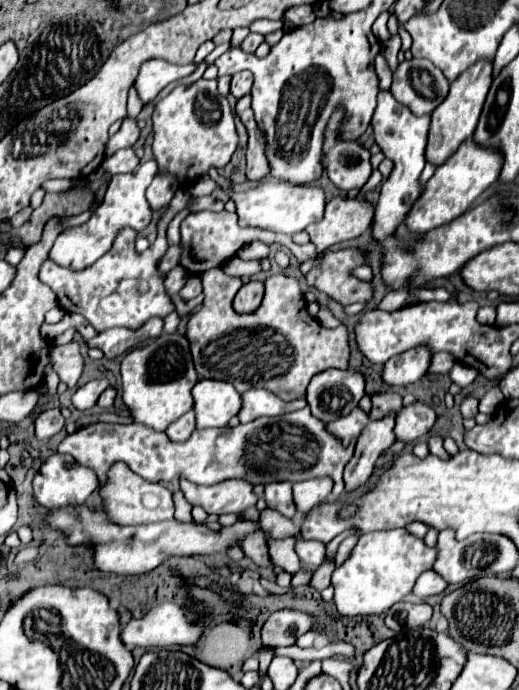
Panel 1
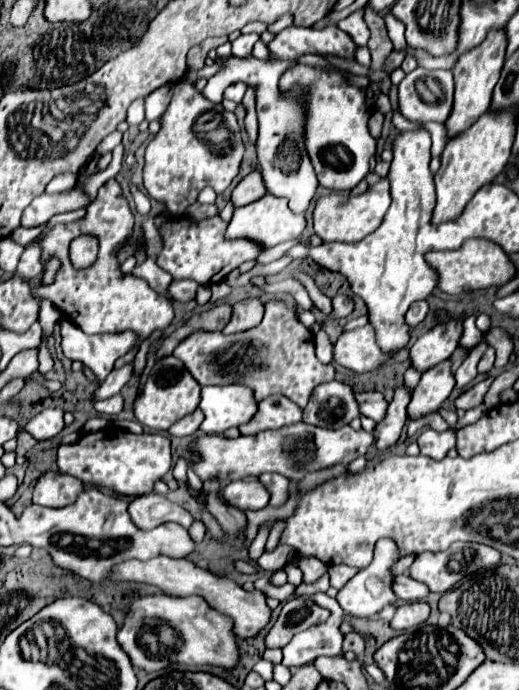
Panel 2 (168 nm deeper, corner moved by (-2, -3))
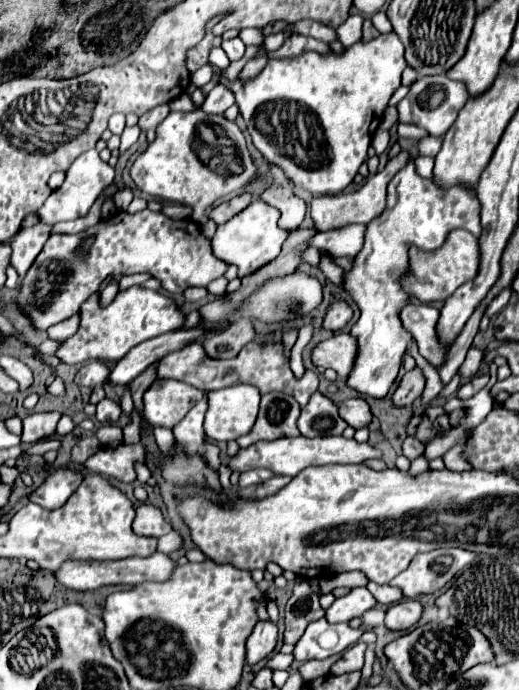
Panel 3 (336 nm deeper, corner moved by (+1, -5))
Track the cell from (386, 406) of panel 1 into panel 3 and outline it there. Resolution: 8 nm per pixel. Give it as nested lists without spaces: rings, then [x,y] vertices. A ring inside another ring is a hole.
[[[358,397],[358,399],[346,399],[346,401],[338,403],[338,413],[354,429],[366,427],[370,423],[370,419],[372,419],[370,405],[362,397]]]

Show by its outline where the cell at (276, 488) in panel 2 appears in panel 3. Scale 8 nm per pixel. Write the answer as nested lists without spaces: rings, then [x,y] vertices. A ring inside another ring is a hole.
[[[252,469],[252,471],[246,471],[246,473],[240,473],[240,489],[242,487],[248,487],[248,485],[256,485],[256,483],[262,483],[266,479],[270,479],[274,473],[270,469]]]

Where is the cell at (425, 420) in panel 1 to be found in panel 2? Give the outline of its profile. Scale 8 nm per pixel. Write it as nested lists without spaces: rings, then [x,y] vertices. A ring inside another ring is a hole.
[[[443,361],[435,367],[431,367],[429,371],[425,371],[421,375],[421,381],[417,385],[417,389],[411,395],[411,403],[409,403],[409,419],[423,419],[425,415],[439,411],[441,403],[449,397],[449,393],[455,387],[455,379],[451,375],[451,365],[449,361]]]

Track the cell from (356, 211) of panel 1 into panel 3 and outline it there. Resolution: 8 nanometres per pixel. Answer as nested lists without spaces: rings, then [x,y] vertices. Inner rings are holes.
[[[400,151],[394,159],[390,159],[386,163],[386,167],[382,171],[372,175],[358,191],[354,191],[354,193],[340,193],[340,195],[324,195],[324,197],[312,199],[312,219],[314,219],[316,229],[318,231],[328,231],[328,229],[344,227],[348,223],[368,223],[368,221],[376,219],[384,211],[384,207],[386,207],[386,187],[388,187],[390,179],[408,161],[410,161],[410,153],[408,151]]]

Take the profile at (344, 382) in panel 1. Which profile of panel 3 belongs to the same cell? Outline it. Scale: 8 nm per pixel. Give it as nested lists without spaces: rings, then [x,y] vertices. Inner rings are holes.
[[[314,393],[310,397],[298,419],[298,429],[304,437],[342,435],[346,427],[348,425],[338,415],[338,407],[322,393]]]

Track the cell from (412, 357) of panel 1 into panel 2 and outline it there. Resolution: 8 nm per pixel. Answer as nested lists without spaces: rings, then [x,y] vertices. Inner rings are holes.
[[[451,321],[433,327],[423,337],[419,337],[409,353],[411,367],[419,373],[439,365],[441,361],[449,359],[449,355],[457,349],[461,337],[461,321]]]

